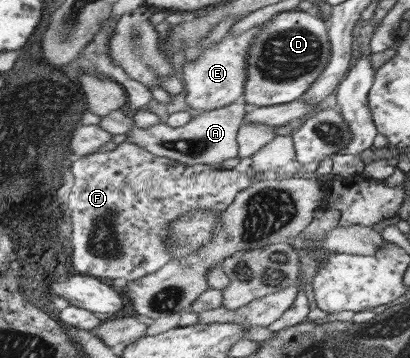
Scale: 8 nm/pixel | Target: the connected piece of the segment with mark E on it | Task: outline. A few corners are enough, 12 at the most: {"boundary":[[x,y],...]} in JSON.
{"boundary":[[259,23],[184,61],[184,100],[209,111],[244,91]]}

